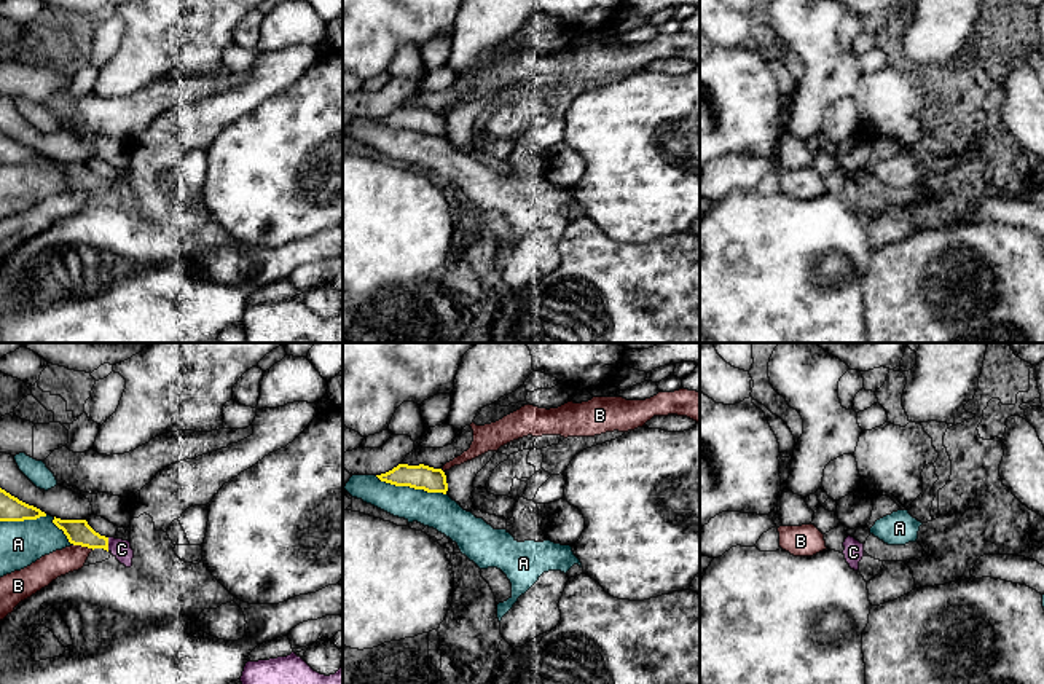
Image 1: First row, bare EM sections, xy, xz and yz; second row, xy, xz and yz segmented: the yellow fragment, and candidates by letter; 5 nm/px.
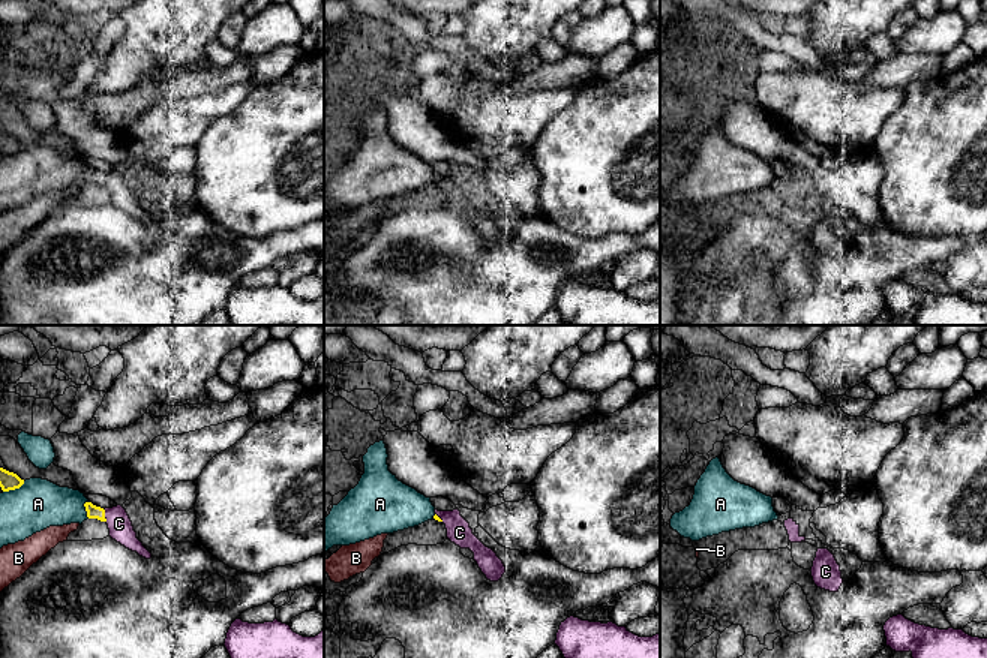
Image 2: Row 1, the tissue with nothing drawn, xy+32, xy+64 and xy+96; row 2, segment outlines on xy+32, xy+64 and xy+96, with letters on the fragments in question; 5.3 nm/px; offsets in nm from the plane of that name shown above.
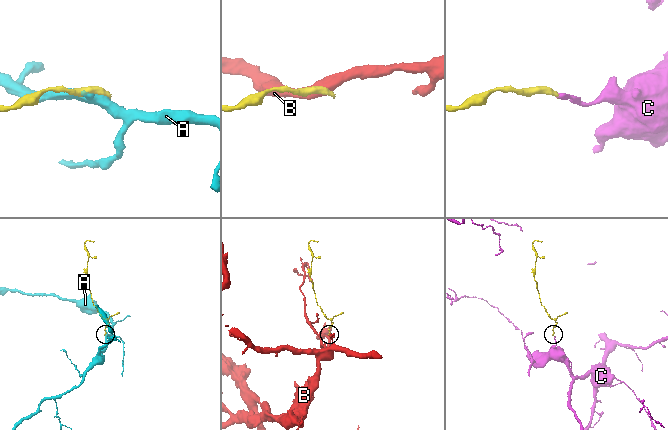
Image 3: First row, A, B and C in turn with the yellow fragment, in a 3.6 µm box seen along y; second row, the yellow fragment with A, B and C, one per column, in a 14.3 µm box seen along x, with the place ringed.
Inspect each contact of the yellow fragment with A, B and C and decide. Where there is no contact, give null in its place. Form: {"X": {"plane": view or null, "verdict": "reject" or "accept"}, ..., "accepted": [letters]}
{"A": {"plane": "xz", "verdict": "reject"}, "B": {"plane": "xy", "verdict": "reject"}, "C": {"plane": "xy", "verdict": "accept"}, "accepted": ["C"]}

